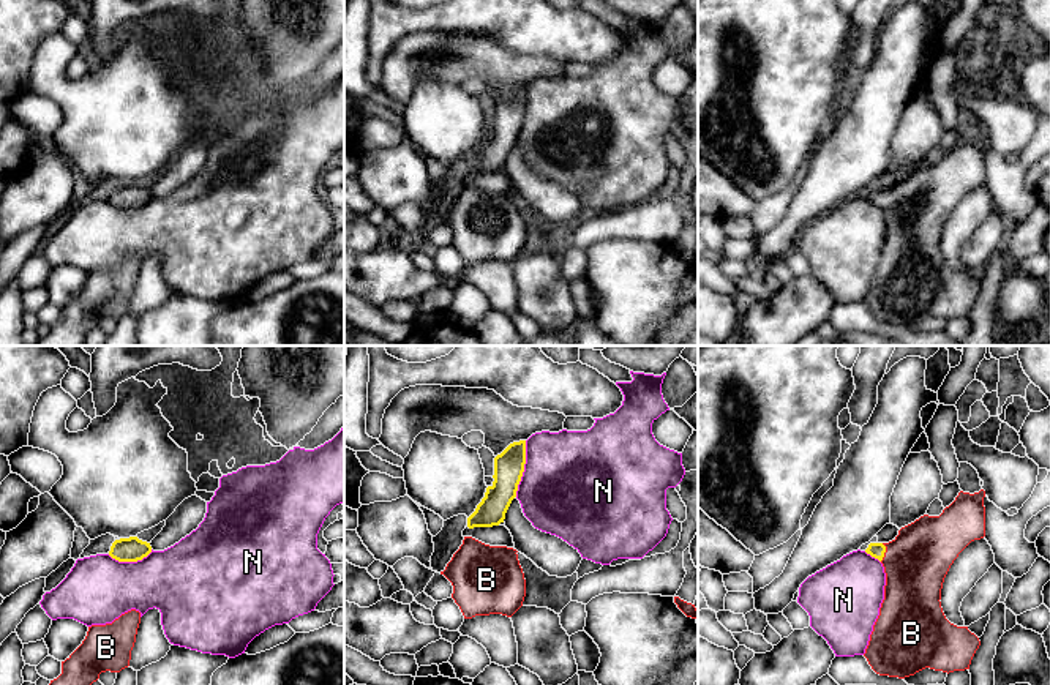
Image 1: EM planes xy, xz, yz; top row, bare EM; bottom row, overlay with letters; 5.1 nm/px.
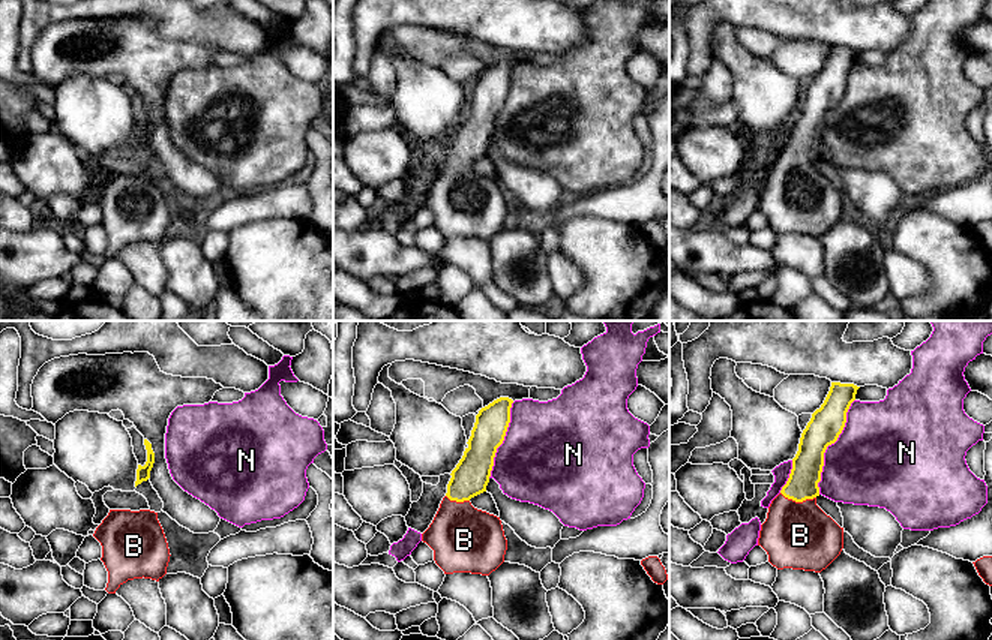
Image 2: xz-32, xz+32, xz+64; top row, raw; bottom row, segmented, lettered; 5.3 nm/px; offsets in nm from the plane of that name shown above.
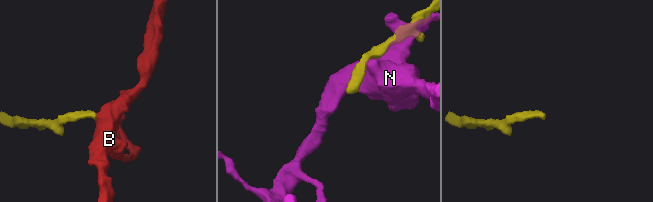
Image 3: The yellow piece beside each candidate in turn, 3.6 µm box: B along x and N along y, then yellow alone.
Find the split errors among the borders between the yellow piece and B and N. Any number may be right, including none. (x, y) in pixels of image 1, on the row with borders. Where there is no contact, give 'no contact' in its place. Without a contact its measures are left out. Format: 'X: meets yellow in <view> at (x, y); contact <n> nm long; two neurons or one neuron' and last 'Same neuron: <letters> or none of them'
B: meets yellow in yz at (884, 551); contact 100 nm long; one neuron
N: meets yellow in xz at (523, 469); contact 300 nm long; two neurons
Same neuron: B

